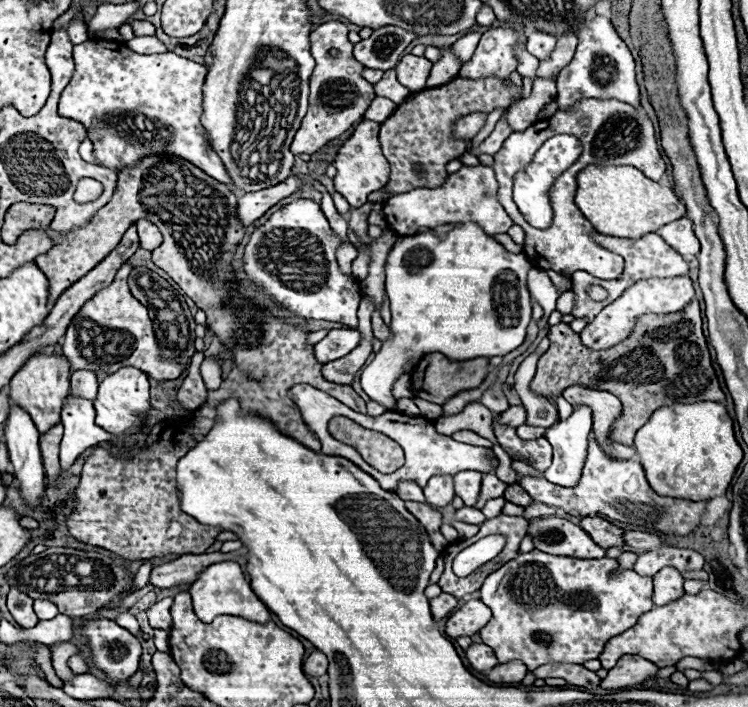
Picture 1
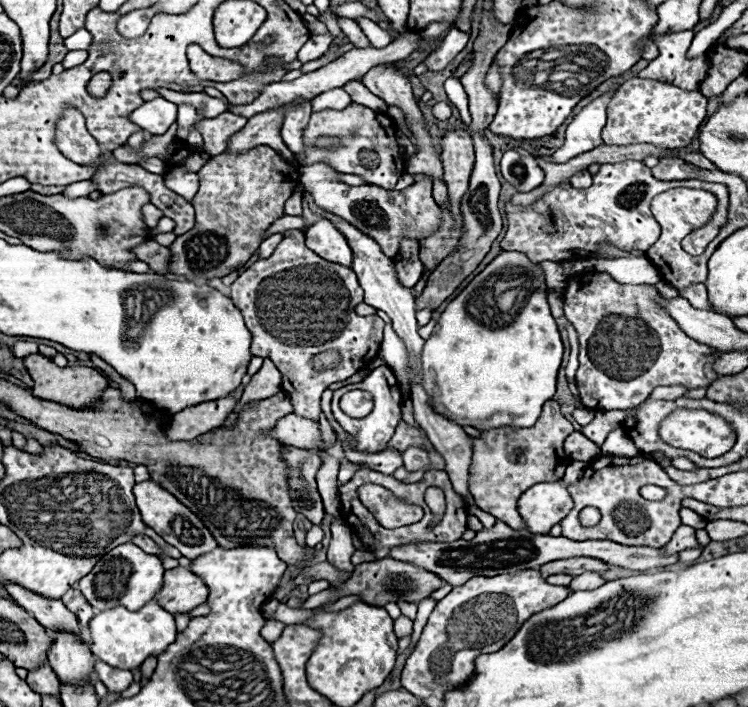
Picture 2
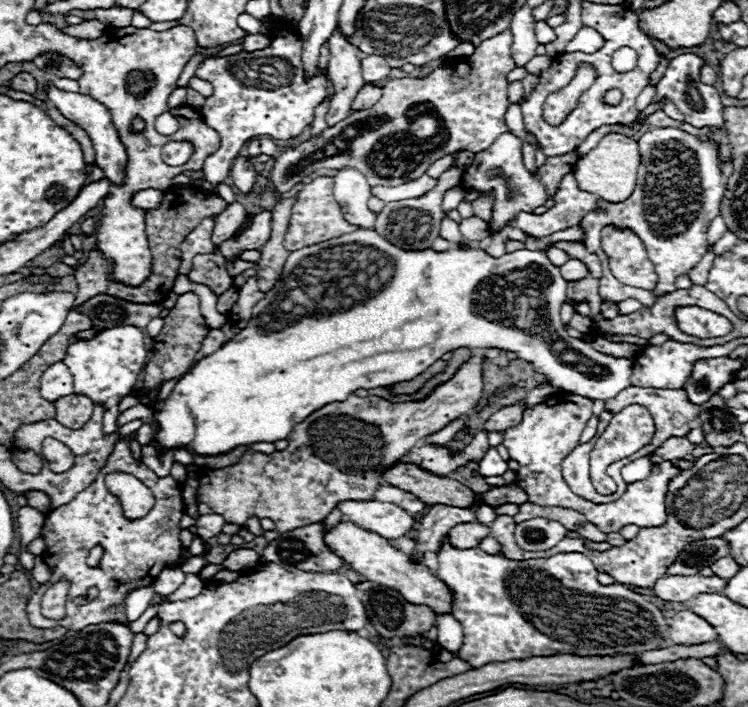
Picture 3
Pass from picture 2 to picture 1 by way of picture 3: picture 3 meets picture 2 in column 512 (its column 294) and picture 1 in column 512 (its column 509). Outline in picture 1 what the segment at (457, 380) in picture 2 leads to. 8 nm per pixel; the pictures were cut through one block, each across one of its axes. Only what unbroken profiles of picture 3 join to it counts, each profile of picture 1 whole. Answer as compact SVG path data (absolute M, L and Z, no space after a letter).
M444 224L416 236L400 236L386 260L386 292L390 298L390 338L382 342L380 352L362 370L364 392L386 406L396 408L392 396L394 382L406 374L408 362L440 352L448 360L472 360L472 356L506 356L524 342L526 328L532 320L532 302L526 286L530 260L524 254L512 254L476 224Z

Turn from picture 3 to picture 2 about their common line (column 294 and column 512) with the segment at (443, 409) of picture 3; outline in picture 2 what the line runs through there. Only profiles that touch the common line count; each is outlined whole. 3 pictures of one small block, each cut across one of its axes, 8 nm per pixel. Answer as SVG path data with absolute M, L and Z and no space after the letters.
M548 400L544 404L542 416L532 428L512 428L500 426L482 432L482 436L472 438L474 462L472 462L472 480L470 492L476 500L476 506L484 512L490 512L498 520L506 522L514 530L524 528L524 520L518 514L518 498L532 484L562 480L566 466L570 464L564 454L564 438L574 432L572 424L560 414L560 406L556 400Z

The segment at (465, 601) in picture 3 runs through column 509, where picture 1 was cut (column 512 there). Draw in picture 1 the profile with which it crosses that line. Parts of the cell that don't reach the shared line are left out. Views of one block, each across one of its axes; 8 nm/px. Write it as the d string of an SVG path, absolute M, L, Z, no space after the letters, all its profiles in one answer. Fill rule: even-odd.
M532 550L532 552L526 552L526 554L518 554L518 558L510 560L508 564L504 564L502 568L498 568L496 572L492 572L492 574L484 580L484 584L482 584L482 588L480 588L482 602L492 608L492 614L494 614L494 616L492 616L492 620L480 630L480 636L482 636L484 644L488 644L488 646L494 650L494 654L496 654L496 658L498 658L500 664L510 662L510 660L522 660L522 662L528 666L530 672L532 672L534 668L542 666L542 664L548 664L548 662L584 664L586 660L598 658L600 652L602 652L602 648L604 648L604 644L606 644L612 636L616 636L616 634L620 634L620 632L632 628L632 624L636 624L636 620L638 620L644 612L652 610L652 606L654 606L654 604L652 604L652 590L654 590L652 578L640 576L640 574L636 574L634 570L622 570L616 558L590 558L590 560L588 560L588 558L554 556L554 554L544 554L544 552L540 552L540 550ZM544 634L550 638L550 642L544 640Z

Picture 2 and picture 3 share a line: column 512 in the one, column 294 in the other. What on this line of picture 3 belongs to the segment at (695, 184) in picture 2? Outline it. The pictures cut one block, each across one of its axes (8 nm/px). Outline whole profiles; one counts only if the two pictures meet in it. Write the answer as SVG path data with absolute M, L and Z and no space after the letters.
M318 176L310 184L306 184L304 190L298 194L298 202L292 208L290 226L288 226L288 232L284 236L284 248L294 252L294 250L300 250L300 248L310 246L310 244L324 242L328 238L350 234L354 230L358 230L358 226L344 220L344 214L332 196L332 178L330 176Z

